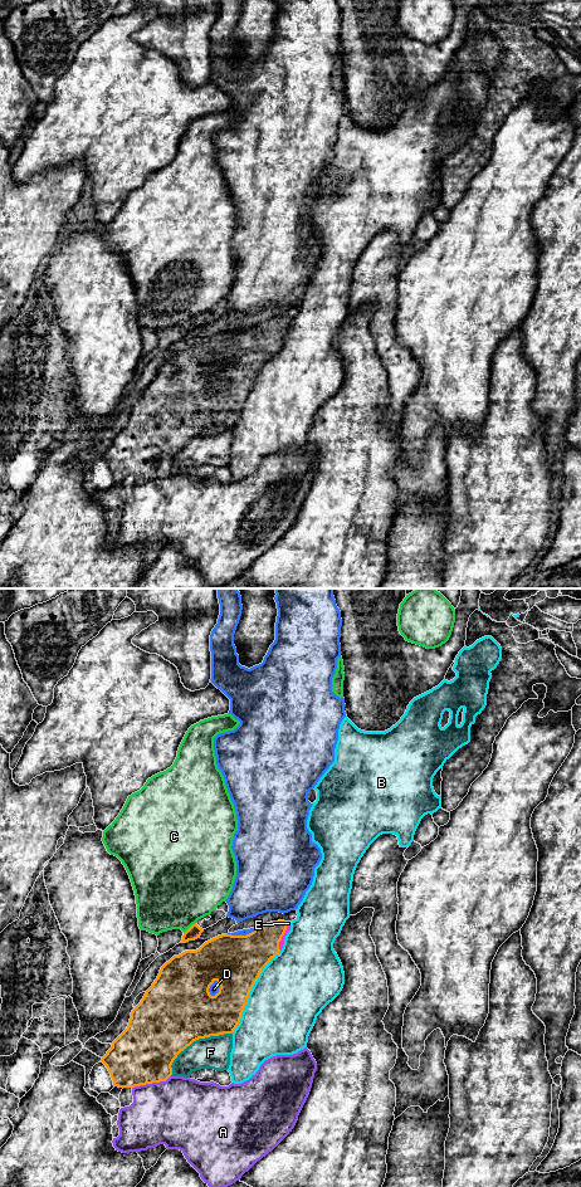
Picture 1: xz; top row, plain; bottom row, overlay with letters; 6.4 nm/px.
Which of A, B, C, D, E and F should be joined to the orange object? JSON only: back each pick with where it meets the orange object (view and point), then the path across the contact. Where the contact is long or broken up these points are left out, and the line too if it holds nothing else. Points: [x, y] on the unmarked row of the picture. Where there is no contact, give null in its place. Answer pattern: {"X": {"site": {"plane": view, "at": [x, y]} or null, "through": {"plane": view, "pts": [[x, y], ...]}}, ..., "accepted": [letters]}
{"E": {"site": {"plane": "xz", "at": [283, 331]}, "through": {"plane": "xz", "pts": [[250, 350], [273, 331], [283, 331], [288, 320]]}}, "accepted": ["E"]}

